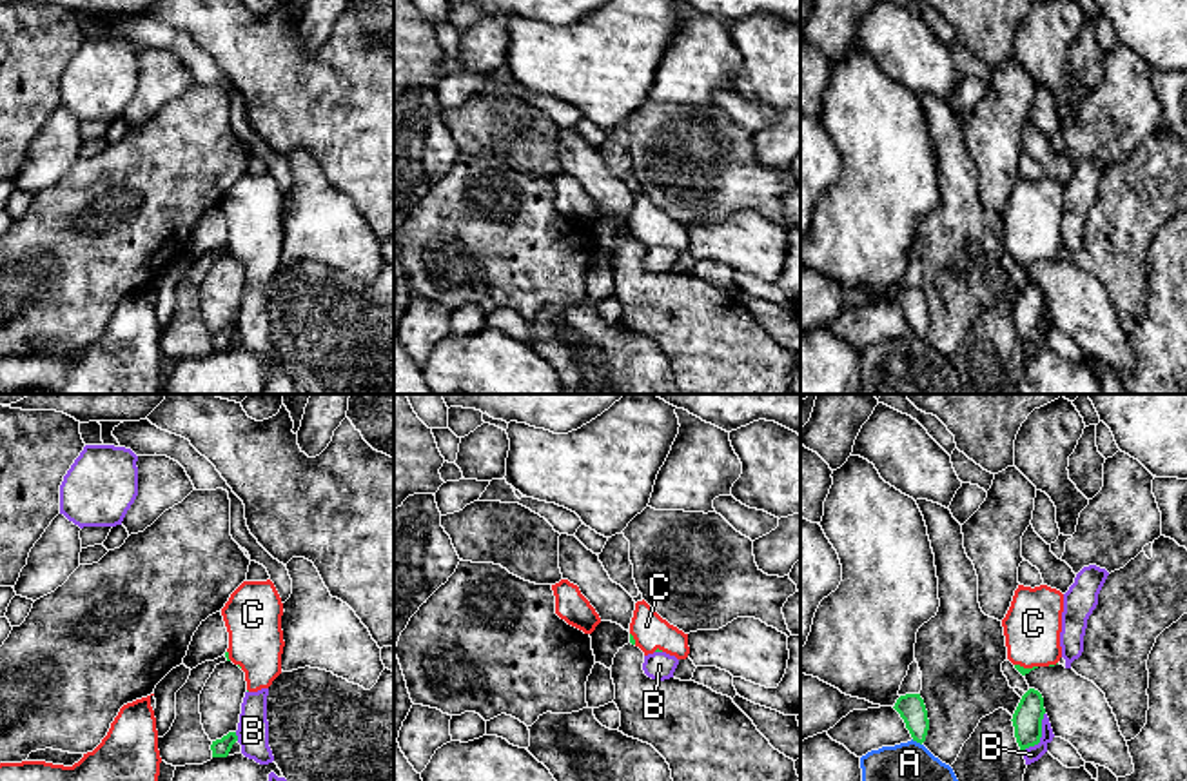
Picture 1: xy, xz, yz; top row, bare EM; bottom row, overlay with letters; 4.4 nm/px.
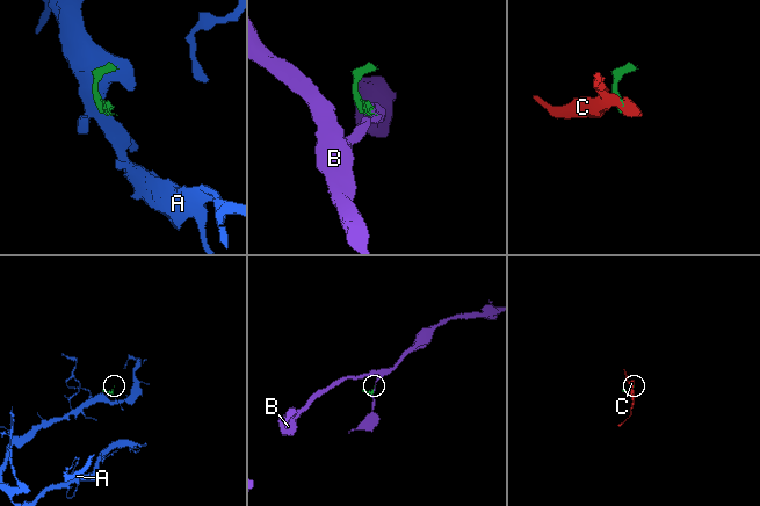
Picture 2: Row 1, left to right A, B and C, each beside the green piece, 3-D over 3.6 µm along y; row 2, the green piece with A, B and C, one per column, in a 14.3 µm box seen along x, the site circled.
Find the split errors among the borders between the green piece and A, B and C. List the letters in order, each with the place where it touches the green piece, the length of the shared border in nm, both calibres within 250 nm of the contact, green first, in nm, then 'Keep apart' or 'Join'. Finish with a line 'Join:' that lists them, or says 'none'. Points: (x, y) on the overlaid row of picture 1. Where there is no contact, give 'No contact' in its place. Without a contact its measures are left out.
A: Touches green at yz (917, 741). Shared border 50 nm. Thickness 120 nm (green) against 180 nm. Keep apart
B: Touches green at yz (1040, 736). Shared border 200 nm. Thickness 130 nm (green) against 70 nm. Keep apart
C: Touches green at yz (1026, 669). Shared border 110 nm. Thickness 40 nm (green) against 260 nm. Join
Join: C

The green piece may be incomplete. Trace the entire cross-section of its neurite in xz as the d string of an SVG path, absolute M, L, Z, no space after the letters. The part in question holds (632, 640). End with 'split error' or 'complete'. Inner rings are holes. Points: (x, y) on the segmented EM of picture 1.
M644 599L635 603L630 643L639 647L644 656L666 652L686 659L690 654L688 634L662 619Z; split error

